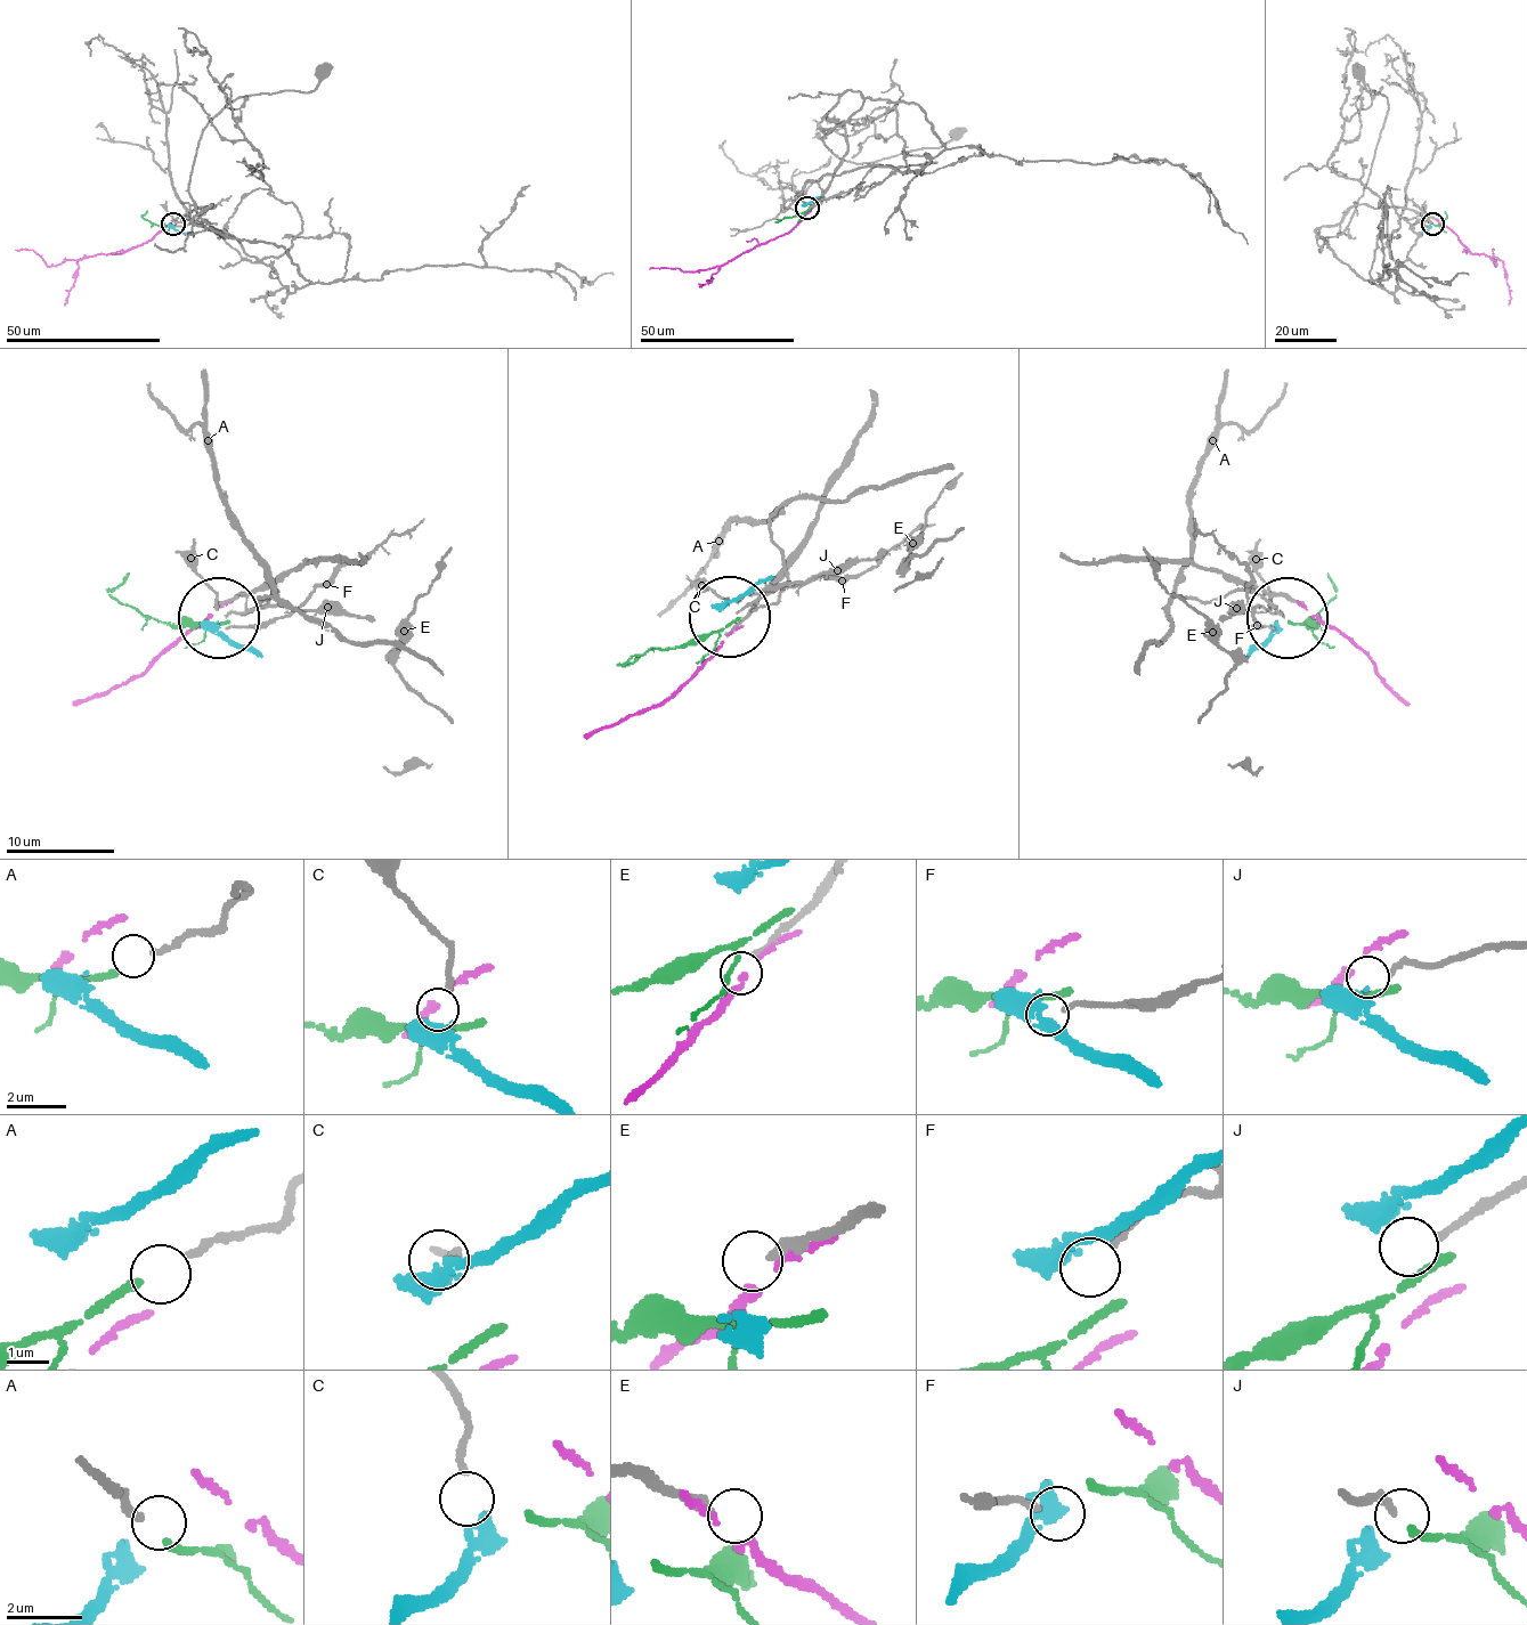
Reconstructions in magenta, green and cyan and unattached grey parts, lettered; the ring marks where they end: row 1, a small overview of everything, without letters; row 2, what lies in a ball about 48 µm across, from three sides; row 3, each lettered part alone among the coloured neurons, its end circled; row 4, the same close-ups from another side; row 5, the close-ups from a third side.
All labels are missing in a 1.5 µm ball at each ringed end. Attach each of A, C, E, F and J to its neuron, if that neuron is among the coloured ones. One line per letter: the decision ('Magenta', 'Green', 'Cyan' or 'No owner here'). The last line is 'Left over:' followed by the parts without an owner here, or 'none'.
A: Green
C: Cyan
E: No owner here
F: No owner here
J: No owner here
Left over: E, F, J

